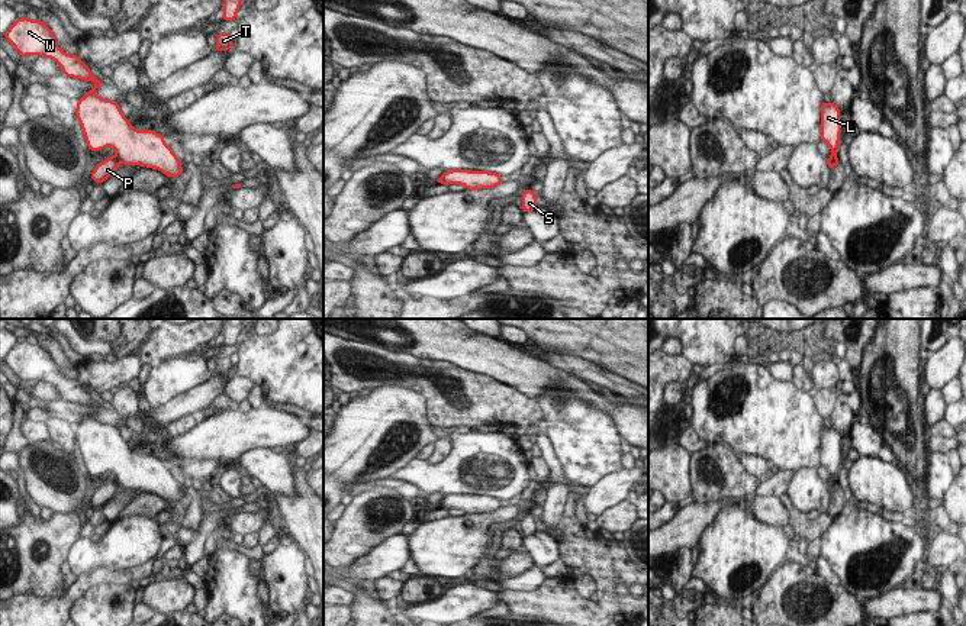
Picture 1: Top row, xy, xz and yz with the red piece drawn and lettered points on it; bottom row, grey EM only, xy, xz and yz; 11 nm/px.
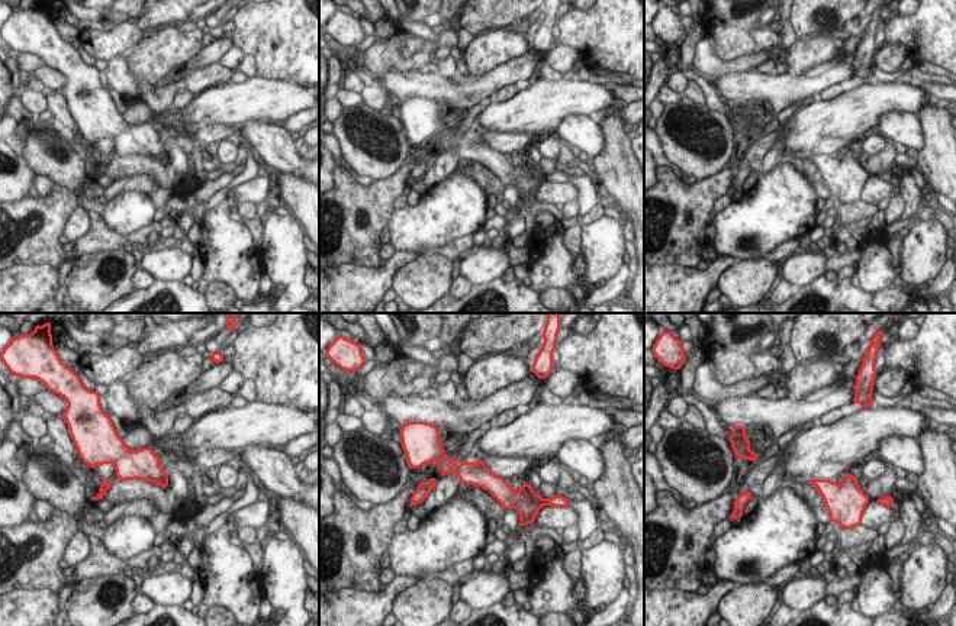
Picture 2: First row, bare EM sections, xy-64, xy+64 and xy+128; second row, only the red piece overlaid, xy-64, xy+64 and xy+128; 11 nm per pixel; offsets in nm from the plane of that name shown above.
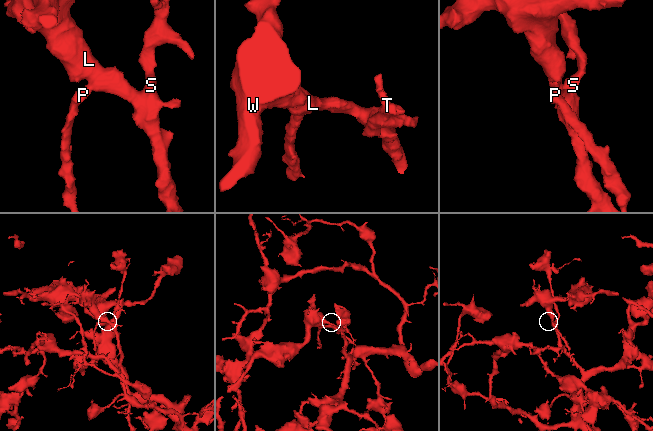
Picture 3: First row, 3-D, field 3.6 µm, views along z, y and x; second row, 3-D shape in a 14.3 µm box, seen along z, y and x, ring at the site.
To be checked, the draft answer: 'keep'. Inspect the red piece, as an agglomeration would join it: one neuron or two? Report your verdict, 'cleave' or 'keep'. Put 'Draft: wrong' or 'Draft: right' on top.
Draft: wrong
cleave

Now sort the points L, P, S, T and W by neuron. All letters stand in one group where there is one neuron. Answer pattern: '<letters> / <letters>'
L S T W / P

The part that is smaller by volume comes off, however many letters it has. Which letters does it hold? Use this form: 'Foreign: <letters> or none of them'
Foreign: P

